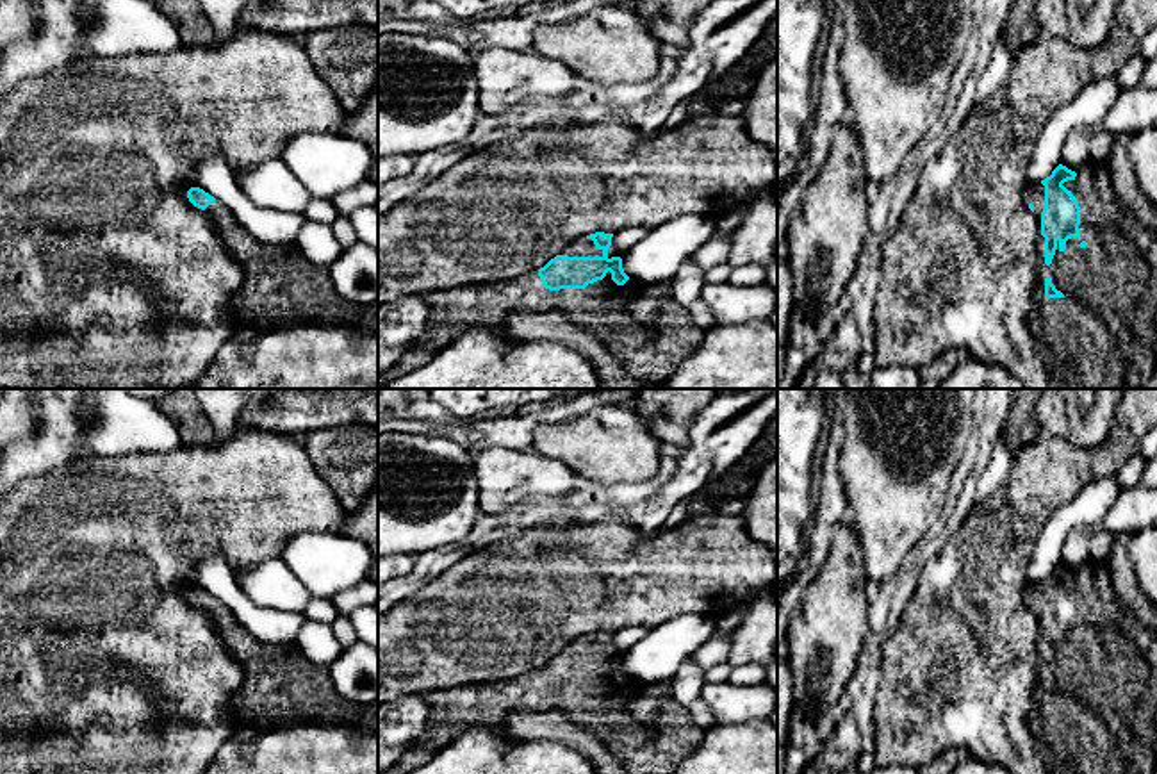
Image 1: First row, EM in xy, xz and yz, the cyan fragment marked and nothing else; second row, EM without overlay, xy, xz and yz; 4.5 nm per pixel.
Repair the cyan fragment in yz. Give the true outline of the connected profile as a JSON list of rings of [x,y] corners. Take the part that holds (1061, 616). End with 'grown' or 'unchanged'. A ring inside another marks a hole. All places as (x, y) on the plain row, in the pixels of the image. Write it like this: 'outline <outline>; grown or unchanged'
outline [[[1089,562],[1077,572],[1059,564],[1050,576],[1025,587],[1029,608],[1038,617],[1038,679],[1030,694],[1029,729],[1034,737],[1036,754],[1048,774],[1152,774],[1155,762],[1155,713],[1157,713],[1157,633],[1141,624],[1130,608],[1116,596],[1105,564]]]; grown

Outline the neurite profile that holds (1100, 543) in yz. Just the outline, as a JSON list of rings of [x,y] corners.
[[[1096,526],[1087,540],[1089,556],[1095,564],[1105,564],[1114,544],[1118,542],[1120,533],[1109,531],[1104,526]]]

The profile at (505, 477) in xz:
[[[490,446],[472,453],[481,514],[505,515],[515,503],[538,496],[567,498],[579,476],[563,462],[535,451]]]

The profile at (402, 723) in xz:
[[[423,694],[401,696],[378,704],[378,774],[392,767],[428,726]]]

